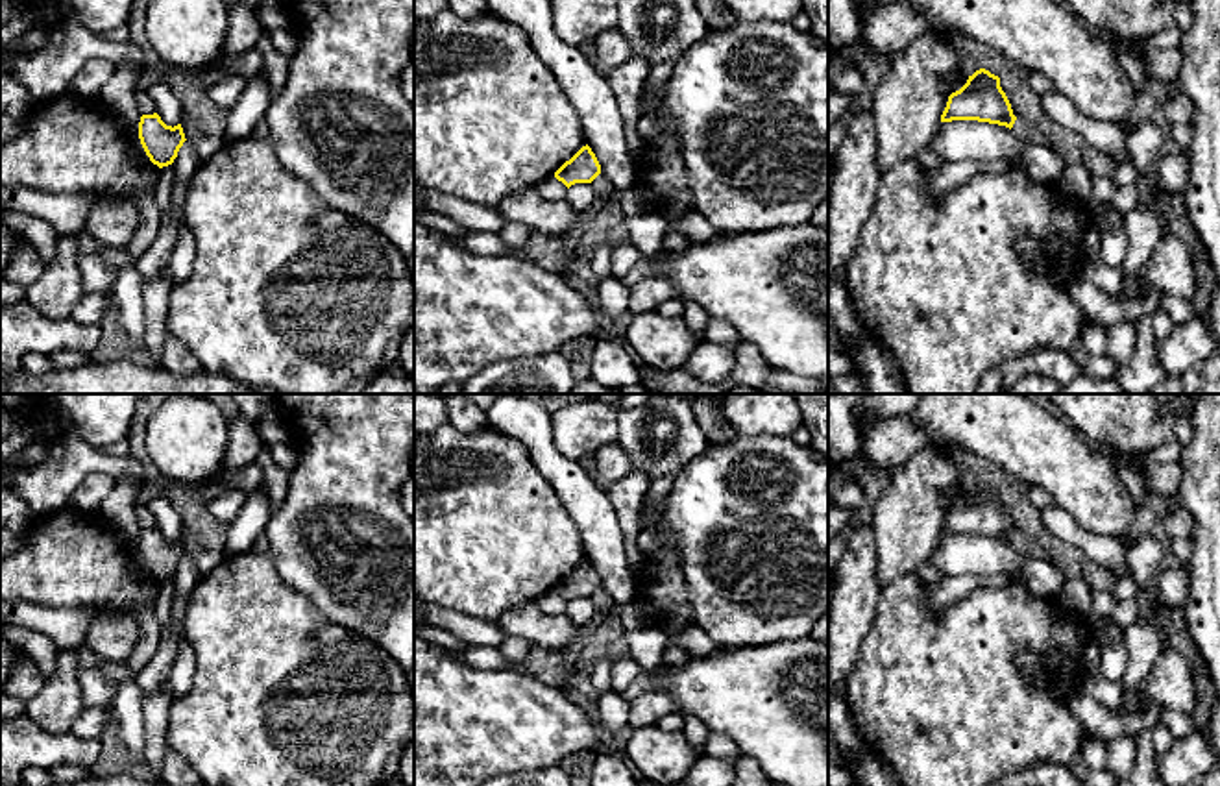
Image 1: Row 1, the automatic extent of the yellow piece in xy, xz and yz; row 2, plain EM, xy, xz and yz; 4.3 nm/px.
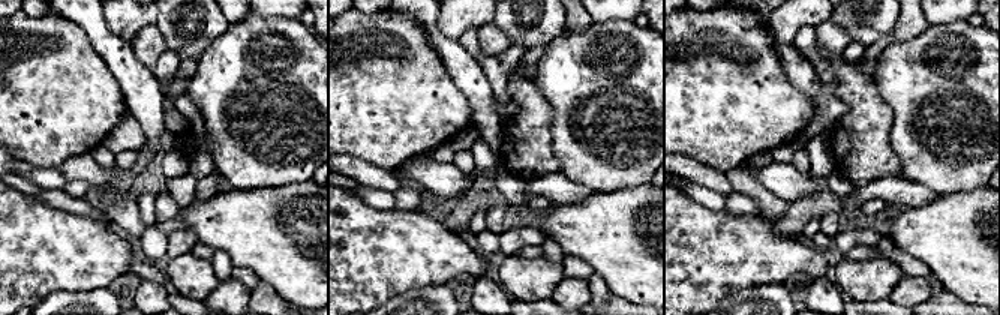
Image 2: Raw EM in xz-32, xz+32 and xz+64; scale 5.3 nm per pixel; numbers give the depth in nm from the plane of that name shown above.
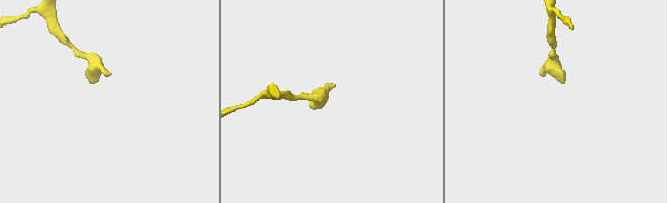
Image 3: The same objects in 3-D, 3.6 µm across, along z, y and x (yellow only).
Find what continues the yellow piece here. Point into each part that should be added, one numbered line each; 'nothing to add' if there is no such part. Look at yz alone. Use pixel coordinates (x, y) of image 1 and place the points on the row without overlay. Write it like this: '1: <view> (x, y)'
nothing to add

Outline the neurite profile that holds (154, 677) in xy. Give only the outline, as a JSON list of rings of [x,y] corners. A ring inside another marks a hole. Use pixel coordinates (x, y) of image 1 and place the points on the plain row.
[[[170,618],[168,627],[161,632],[161,644],[153,655],[153,658],[148,662],[148,666],[135,677],[137,686],[144,695],[155,694],[155,692],[168,692],[168,681],[172,673],[172,666],[177,657],[181,634]]]

